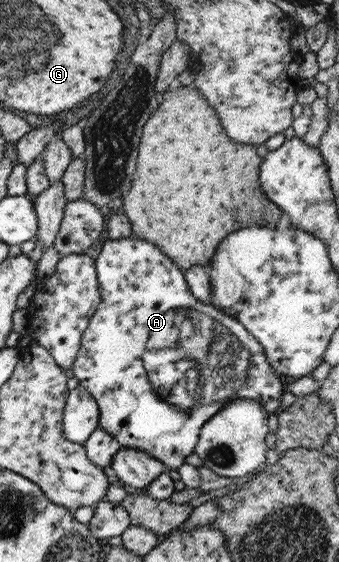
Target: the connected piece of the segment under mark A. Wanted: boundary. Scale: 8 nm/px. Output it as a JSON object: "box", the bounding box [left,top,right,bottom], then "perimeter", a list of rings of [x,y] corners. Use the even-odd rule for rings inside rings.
{"box":[70,236,285,470],"perimeter":[[[131,236],[123,239],[107,239],[102,244],[99,254],[94,256],[94,268],[100,300],[92,316],[89,317],[85,331],[82,333],[77,355],[70,369],[75,379],[78,379],[78,386],[86,389],[89,395],[96,401],[97,411],[99,411],[98,428],[113,437],[114,441],[119,443],[121,448],[127,447],[127,449],[143,451],[150,458],[162,461],[166,469],[176,470],[180,465],[183,465],[185,456],[193,454],[201,425],[204,425],[205,421],[208,421],[212,415],[215,415],[219,407],[225,405],[227,401],[231,401],[234,398],[252,399],[265,409],[267,415],[272,415],[280,408],[280,395],[285,390],[285,388],[282,388],[283,380],[273,371],[272,367],[269,367],[261,345],[257,343],[257,340],[250,335],[239,321],[232,317],[223,313],[215,315],[209,312],[199,313],[197,309],[191,308],[197,303],[198,299],[193,297],[193,294],[189,291],[183,271],[156,245],[149,245],[147,241],[141,241],[141,239],[131,239]]]}

